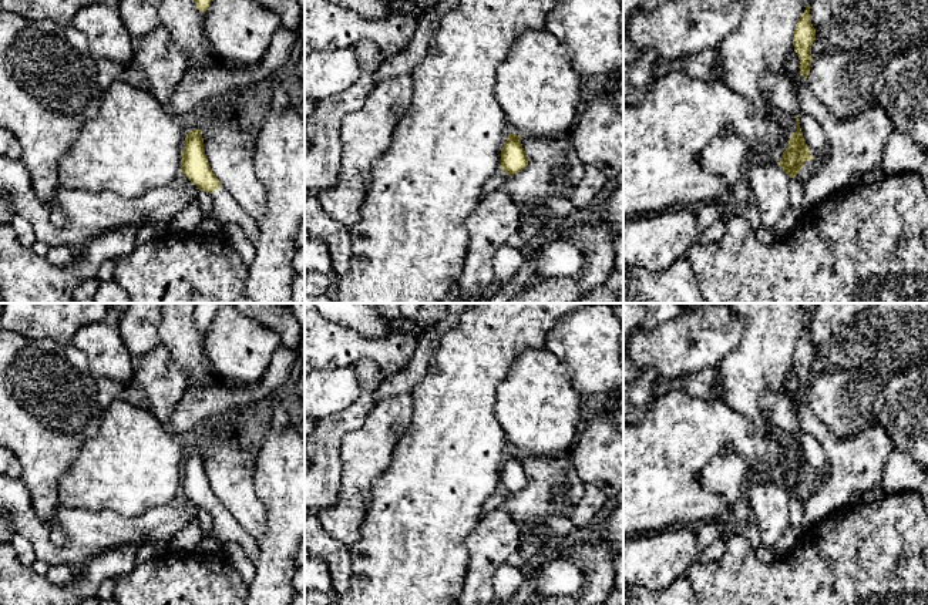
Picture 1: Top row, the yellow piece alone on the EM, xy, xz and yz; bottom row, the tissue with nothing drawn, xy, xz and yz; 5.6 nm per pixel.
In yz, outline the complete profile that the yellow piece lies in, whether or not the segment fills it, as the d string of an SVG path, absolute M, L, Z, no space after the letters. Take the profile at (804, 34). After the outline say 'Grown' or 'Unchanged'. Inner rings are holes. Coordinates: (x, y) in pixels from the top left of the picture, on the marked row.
M810 4L798 19L794 30L793 46L800 60L800 74L807 80L811 67L811 46L816 40L816 28L811 24Z. Unchanged

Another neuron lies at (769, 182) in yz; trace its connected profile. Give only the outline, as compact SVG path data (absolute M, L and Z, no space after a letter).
M757 162L746 169L746 177L760 216L760 226L773 229L790 208L790 177L776 162Z

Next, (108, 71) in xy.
M134 58L127 63L98 61L97 70L101 90L107 90L115 81L124 81L137 87L145 85L145 74Z

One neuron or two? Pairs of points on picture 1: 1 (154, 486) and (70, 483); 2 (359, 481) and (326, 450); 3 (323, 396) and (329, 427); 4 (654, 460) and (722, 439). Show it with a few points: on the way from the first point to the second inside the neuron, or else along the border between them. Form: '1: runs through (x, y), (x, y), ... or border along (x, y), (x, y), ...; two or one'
1: runs through (133, 483), (91, 483); one
2: border along (349, 432), (340, 443), (340, 487), (335, 497); two
3: border along (356, 399), (342, 410), (319, 419); two
4: runs through (671, 446), (678, 439), (705, 439); one

